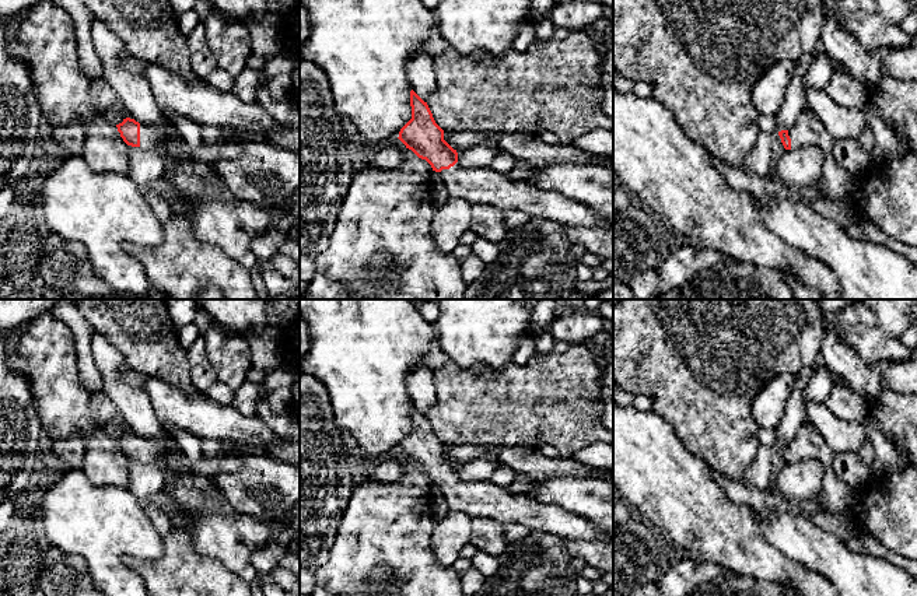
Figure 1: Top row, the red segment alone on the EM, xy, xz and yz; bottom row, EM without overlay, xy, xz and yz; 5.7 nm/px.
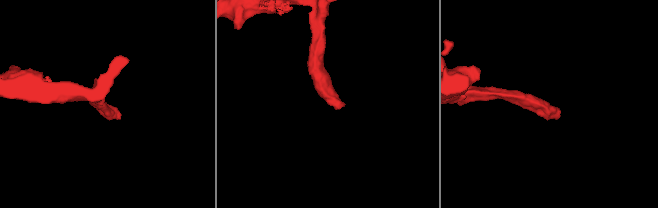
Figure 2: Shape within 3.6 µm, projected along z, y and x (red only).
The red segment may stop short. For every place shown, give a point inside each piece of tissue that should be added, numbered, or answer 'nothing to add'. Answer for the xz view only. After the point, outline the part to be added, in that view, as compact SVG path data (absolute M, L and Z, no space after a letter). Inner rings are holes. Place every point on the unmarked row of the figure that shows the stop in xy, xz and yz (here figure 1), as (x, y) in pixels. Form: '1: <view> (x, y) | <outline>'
1: xz (478, 498) | M456 476L449 483L442 483L440 488L449 511L465 513L472 519L491 518L505 525L526 525L532 530L554 533L570 540L613 543L613 539L585 516L557 505L542 504L526 494L511 492L491 480Z

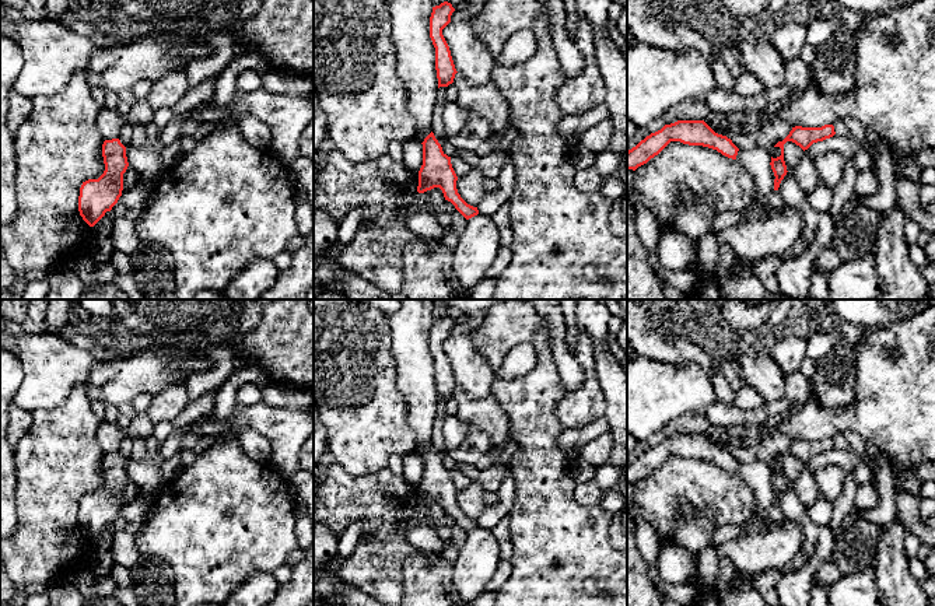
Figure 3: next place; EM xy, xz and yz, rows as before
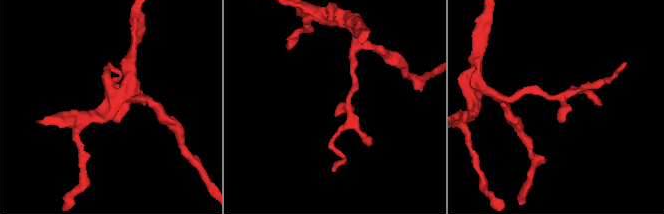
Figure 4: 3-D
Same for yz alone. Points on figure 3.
nothing to add

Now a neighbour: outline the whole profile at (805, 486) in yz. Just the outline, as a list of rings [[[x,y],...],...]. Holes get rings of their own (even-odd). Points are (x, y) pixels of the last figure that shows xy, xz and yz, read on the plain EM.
[[[803,470],[794,481],[794,488],[806,508],[817,500],[817,483],[812,472]]]

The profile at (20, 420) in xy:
[[[11,403],[8,406],[7,416],[8,416],[7,438],[11,446],[15,448],[15,445],[27,434],[32,424],[32,413]]]

